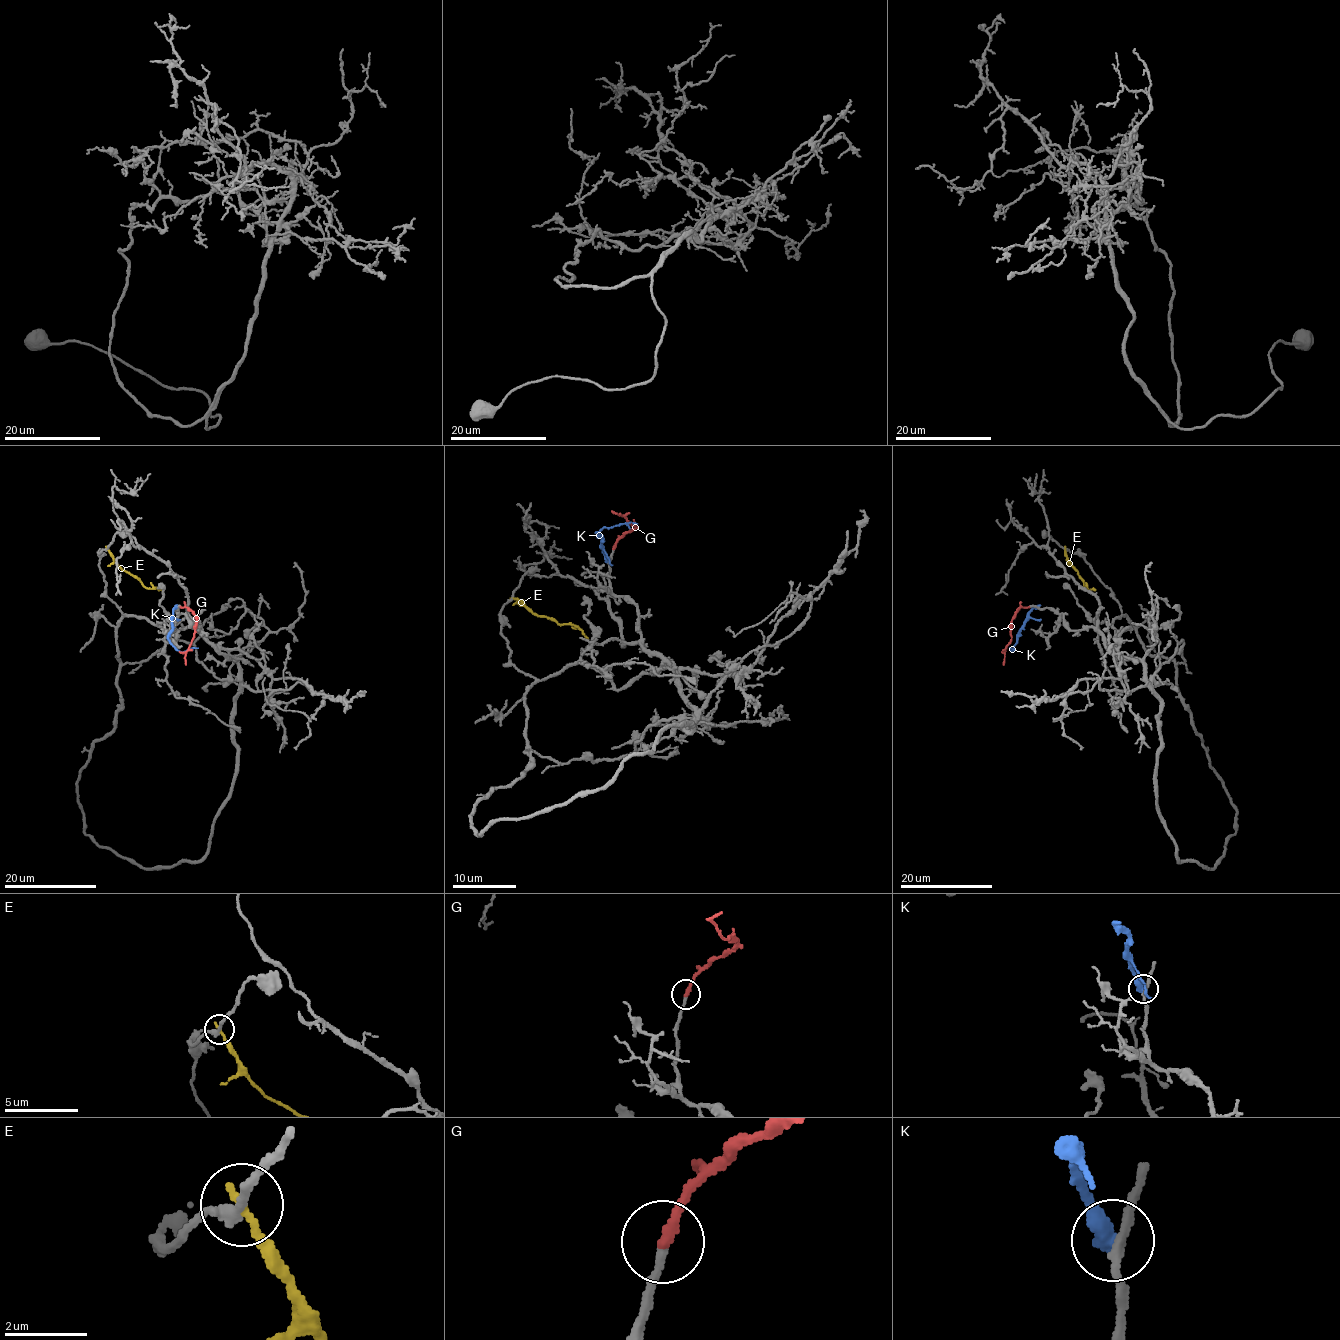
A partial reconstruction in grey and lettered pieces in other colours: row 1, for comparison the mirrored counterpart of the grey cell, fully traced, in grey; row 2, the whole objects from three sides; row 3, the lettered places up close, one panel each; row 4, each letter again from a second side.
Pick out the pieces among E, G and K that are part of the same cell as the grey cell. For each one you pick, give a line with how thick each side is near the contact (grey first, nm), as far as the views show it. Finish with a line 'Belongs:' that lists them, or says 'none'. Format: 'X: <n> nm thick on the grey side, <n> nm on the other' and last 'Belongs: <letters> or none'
G: 200 nm thick on the grey side, 240 nm on the other
Belongs: G

